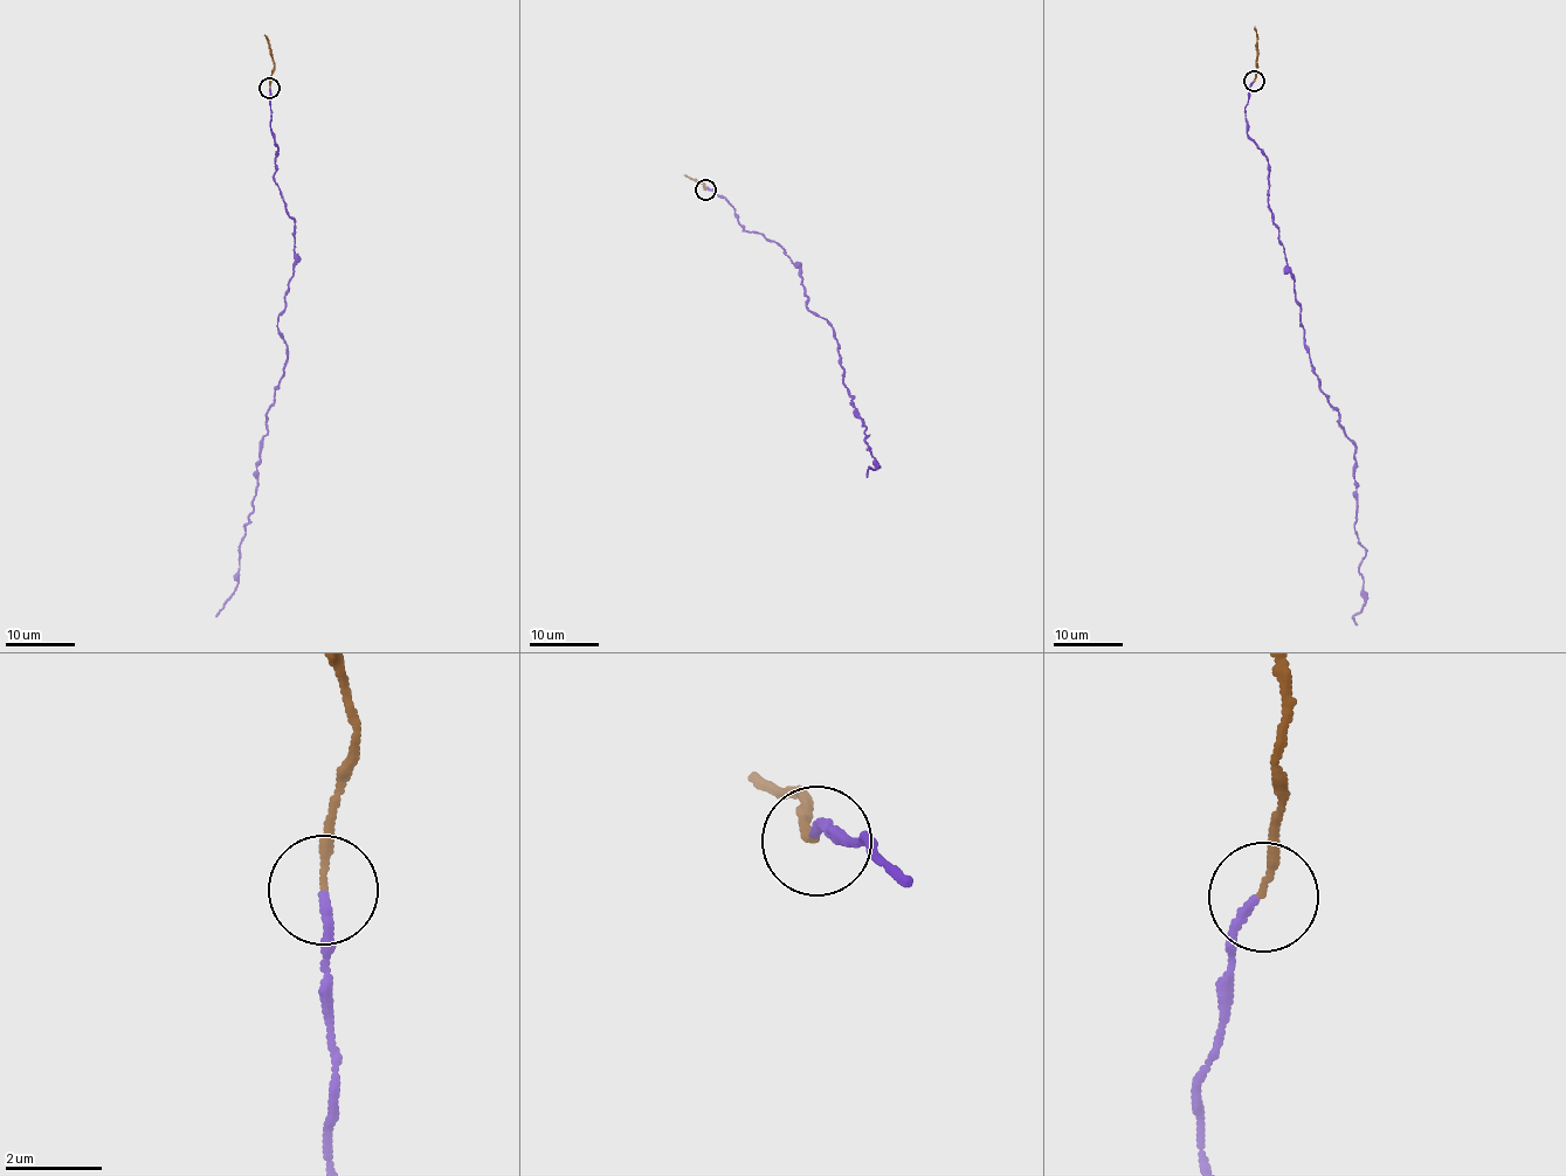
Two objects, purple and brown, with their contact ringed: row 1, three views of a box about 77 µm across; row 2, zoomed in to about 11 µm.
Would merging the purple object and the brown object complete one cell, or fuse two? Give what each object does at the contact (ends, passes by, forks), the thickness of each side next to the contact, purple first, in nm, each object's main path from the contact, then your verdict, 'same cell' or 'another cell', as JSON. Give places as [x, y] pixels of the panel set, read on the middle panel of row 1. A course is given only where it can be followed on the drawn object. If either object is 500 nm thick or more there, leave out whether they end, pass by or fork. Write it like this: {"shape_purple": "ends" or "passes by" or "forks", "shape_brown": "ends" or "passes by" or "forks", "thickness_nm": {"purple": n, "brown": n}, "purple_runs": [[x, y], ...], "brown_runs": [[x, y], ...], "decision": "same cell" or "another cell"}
{"shape_purple": "ends", "shape_brown": "ends", "thickness_nm": {"purple": 150, "brown": 140}, "purple_runs": [[705, 189], [732, 206], [745, 230], [784, 249], [806, 308], [835, 332], [880, 467], [867, 477]], "brown_runs": [[705, 189], [701, 181], [683, 174]], "decision": "another cell"}

